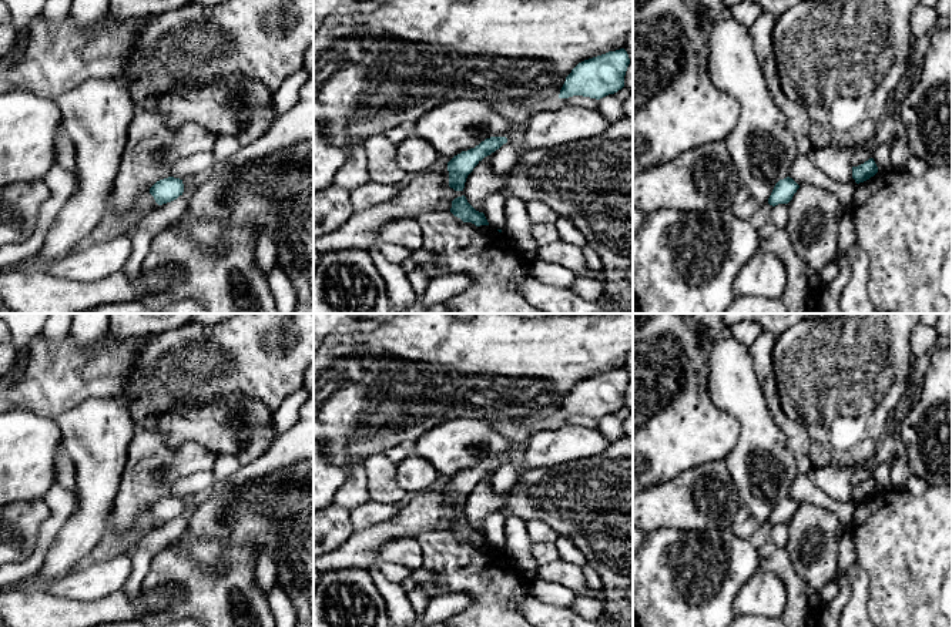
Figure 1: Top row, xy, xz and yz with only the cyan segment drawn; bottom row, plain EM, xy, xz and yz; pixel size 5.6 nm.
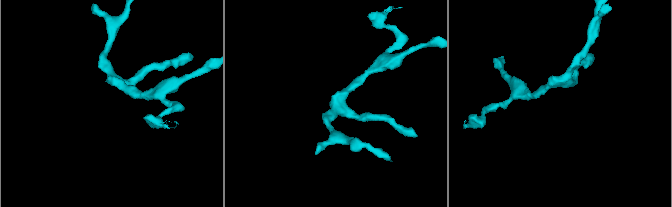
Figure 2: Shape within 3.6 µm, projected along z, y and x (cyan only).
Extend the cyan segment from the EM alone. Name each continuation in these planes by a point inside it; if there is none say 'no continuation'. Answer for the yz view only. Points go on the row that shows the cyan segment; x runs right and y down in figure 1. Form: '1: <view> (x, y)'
no continuation

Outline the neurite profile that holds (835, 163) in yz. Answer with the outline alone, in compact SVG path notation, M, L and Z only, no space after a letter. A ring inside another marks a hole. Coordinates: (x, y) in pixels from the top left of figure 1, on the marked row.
M834 145L824 148L811 148L807 154L808 158L829 178L842 182L842 184L854 184L852 178L852 155L857 148L839 150Z

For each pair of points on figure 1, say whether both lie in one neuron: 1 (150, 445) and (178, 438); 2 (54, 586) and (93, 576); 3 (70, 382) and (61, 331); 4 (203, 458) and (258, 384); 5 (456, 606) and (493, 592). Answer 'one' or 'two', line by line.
1: two
2: one
3: two
4: two
5: two

